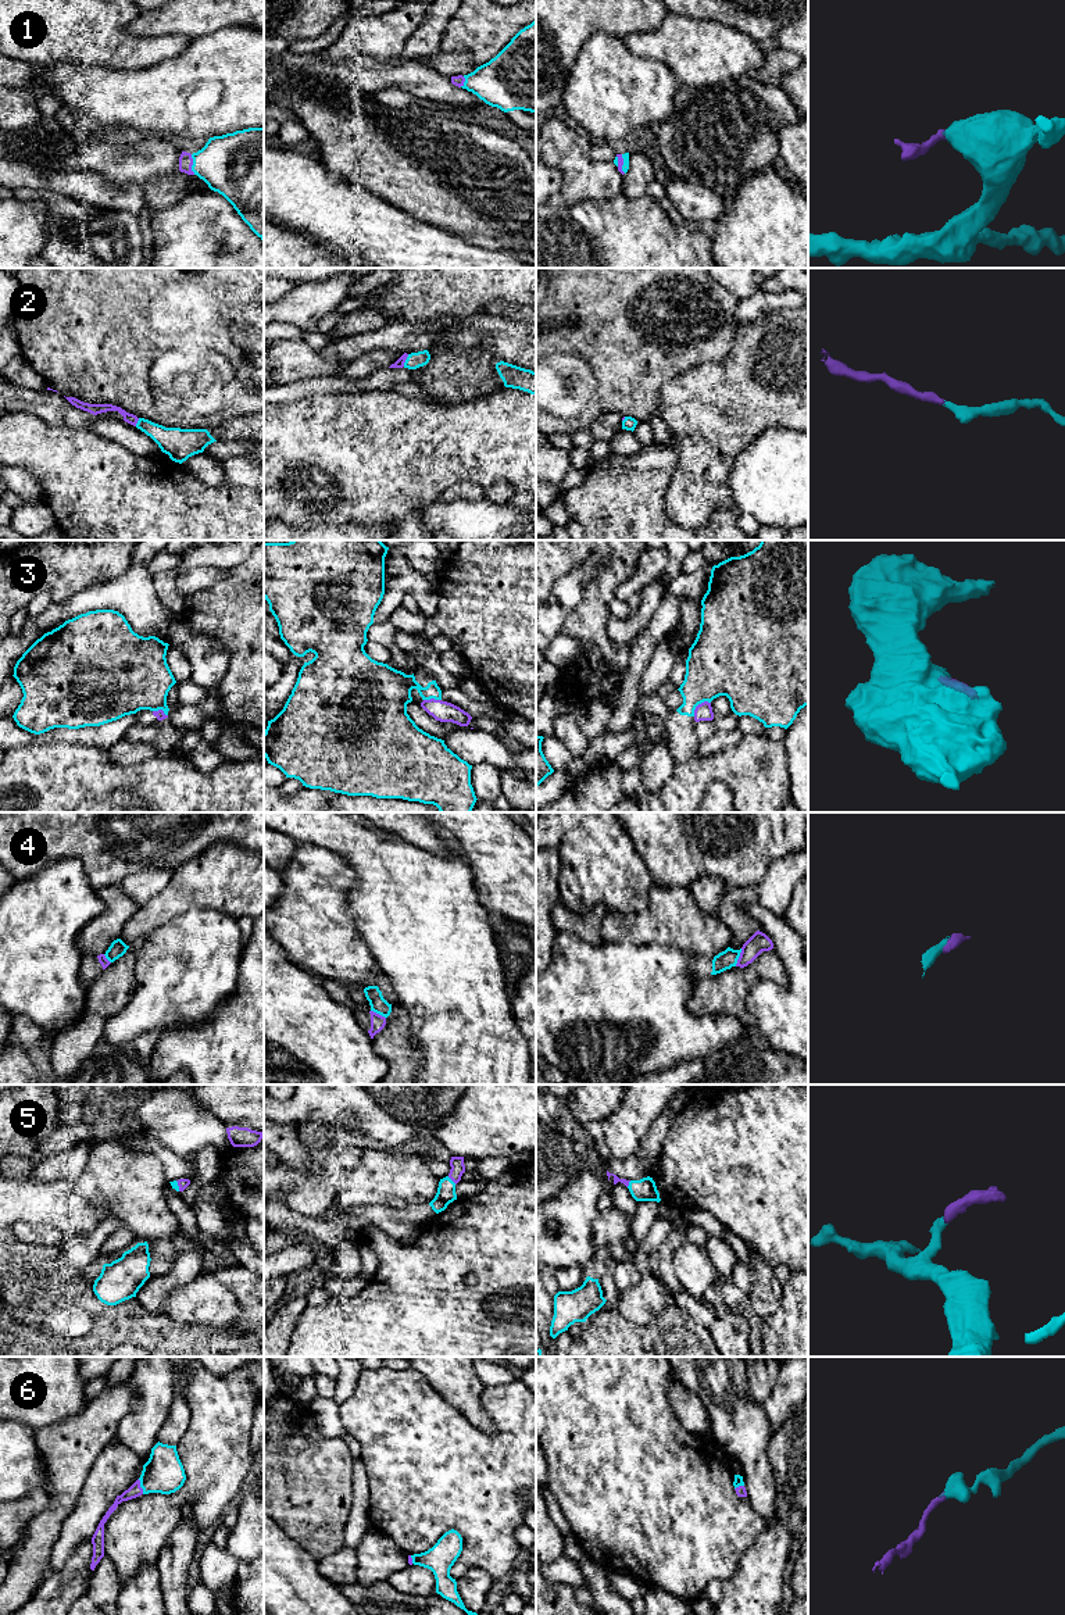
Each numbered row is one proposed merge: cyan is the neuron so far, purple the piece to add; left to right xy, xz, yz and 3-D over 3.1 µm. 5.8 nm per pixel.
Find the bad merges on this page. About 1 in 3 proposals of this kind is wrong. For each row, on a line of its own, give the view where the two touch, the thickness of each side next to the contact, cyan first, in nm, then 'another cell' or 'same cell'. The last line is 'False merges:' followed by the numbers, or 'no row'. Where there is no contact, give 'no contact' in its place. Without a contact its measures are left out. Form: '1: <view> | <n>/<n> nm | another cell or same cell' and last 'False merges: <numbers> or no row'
1: xy | 380/80 nm | same cell
2: xz | 90/50 nm | same cell
3: yz | 360/100 nm | another cell
4: yz | 110/110 nm | another cell
5: xz | 110/80 nm | same cell
6: xy | 220/80 nm | same cell
False merges: 3, 4

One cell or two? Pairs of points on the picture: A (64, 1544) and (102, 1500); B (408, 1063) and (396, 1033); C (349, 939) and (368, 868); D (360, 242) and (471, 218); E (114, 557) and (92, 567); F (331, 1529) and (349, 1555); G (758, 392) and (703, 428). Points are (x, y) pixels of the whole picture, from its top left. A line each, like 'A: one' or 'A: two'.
A: one
B: one
C: two
D: two
E: one
F: two
G: one

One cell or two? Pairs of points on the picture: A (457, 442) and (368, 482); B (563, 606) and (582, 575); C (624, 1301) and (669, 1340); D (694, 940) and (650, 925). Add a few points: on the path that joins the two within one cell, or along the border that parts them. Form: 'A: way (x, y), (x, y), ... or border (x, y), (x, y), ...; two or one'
A: way (435, 446), (418, 446), (390, 460); one
B: way (564, 599), (575, 582); one
C: border (674, 1301), (646, 1324), (632, 1324), (617, 1314); two
D: way (683, 929), (679, 925), (661, 925); one

